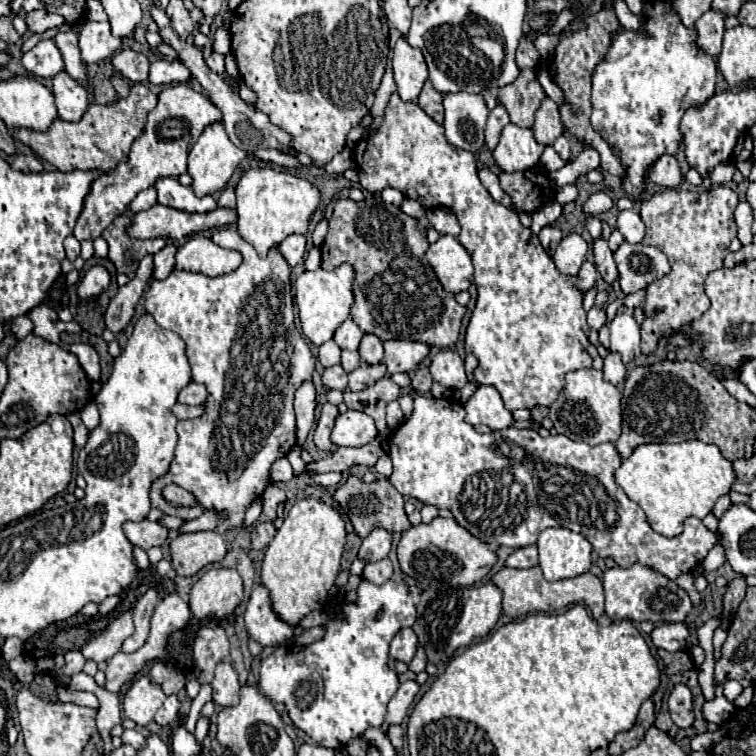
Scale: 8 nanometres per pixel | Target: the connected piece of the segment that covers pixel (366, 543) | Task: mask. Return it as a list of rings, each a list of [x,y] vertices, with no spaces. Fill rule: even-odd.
[[[374,528],[368,538],[362,540],[362,546],[358,550],[358,558],[364,562],[378,562],[388,556],[392,544],[392,534],[384,528]]]

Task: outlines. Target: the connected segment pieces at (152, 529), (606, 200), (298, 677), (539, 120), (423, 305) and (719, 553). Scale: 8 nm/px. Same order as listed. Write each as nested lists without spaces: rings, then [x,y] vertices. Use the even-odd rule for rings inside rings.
[[[140,520],[140,522],[126,522],[124,526],[126,538],[134,544],[140,546],[142,550],[148,550],[152,546],[162,546],[162,542],[168,536],[168,528],[160,526],[158,522],[150,520]]]
[[[596,192],[596,194],[592,194],[592,196],[584,202],[582,212],[584,212],[586,216],[598,216],[598,214],[610,210],[612,204],[614,204],[614,202],[610,200],[610,196],[608,196],[606,192]]]
[[[362,580],[358,586],[358,600],[354,604],[340,604],[340,612],[346,614],[346,620],[326,622],[326,634],[310,646],[301,647],[296,652],[279,647],[268,658],[262,658],[258,672],[260,692],[272,702],[284,704],[294,726],[304,730],[324,748],[340,750],[352,738],[362,736],[366,728],[380,726],[386,716],[386,706],[400,684],[396,670],[390,666],[388,644],[398,630],[414,624],[418,594],[420,588],[408,586],[404,582],[388,580],[382,586],[376,586],[368,580]]]
[[[548,96],[542,98],[542,104],[536,112],[536,122],[532,126],[532,132],[534,132],[536,142],[540,142],[544,146],[552,144],[564,132],[560,114],[558,114],[558,104],[554,100],[550,100]]]
[[[368,194],[360,204],[352,200],[338,200],[320,250],[324,270],[334,270],[344,262],[354,268],[354,304],[350,314],[362,332],[374,334],[380,340],[418,340],[438,348],[450,348],[456,344],[466,308],[456,302],[454,294],[442,288],[432,266],[424,258],[428,250],[426,230],[420,230],[418,220],[406,216],[398,206],[384,204],[380,194]]]
[[[718,542],[718,544],[708,552],[706,560],[702,562],[702,570],[704,570],[704,572],[714,572],[714,570],[718,570],[724,562],[726,562],[724,548],[722,548],[722,546],[720,546],[720,542]]]

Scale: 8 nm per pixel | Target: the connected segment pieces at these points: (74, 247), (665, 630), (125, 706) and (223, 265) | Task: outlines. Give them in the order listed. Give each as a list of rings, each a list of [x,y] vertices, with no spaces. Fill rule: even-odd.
[[[68,236],[64,240],[64,248],[66,248],[66,258],[74,262],[78,258],[78,254],[80,254],[80,242],[74,236]]]
[[[660,624],[658,628],[654,628],[654,632],[650,634],[652,642],[658,648],[664,648],[668,652],[676,652],[676,650],[686,650],[688,648],[688,638],[690,632],[684,624]]]
[[[138,676],[122,698],[122,712],[136,726],[148,726],[164,700],[166,694],[158,686],[152,686],[148,676]]]
[[[190,236],[190,240],[178,248],[176,258],[182,258],[184,270],[198,270],[206,276],[234,272],[242,262],[236,250],[224,250],[206,236]]]

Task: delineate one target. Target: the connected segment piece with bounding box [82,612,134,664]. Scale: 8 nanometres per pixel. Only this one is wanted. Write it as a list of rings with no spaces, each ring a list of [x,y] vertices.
[[[126,612],[122,616],[118,616],[116,620],[112,620],[112,626],[108,626],[106,630],[102,630],[96,638],[92,638],[84,648],[82,648],[82,656],[86,660],[94,660],[98,662],[106,662],[110,660],[116,652],[120,652],[122,642],[134,632],[134,624],[132,624],[132,614]]]

